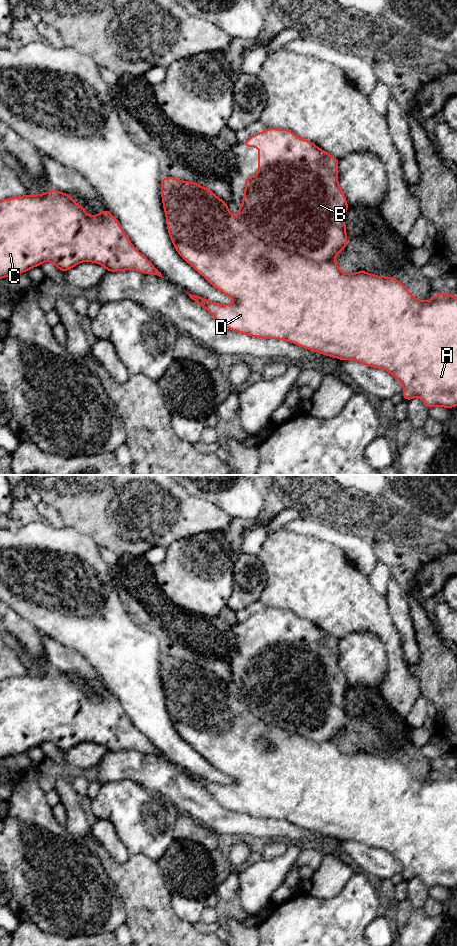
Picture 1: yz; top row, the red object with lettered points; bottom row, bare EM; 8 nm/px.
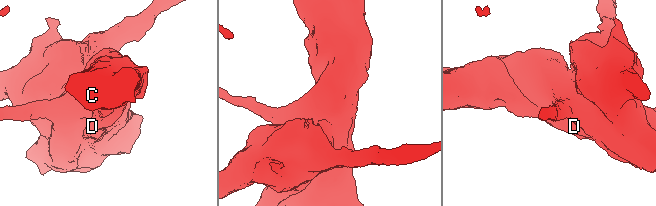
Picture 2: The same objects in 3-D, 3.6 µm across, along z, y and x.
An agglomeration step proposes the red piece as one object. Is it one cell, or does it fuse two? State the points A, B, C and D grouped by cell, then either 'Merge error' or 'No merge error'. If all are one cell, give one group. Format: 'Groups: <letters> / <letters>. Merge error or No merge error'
Groups: A C D / B. Merge error

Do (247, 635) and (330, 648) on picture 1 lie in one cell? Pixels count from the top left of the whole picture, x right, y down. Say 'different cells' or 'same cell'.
same cell

